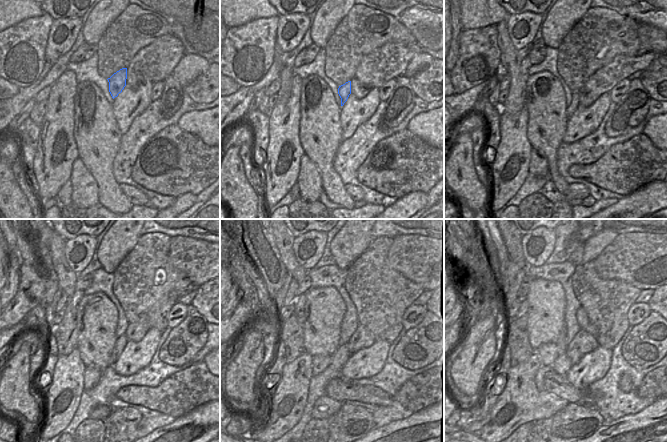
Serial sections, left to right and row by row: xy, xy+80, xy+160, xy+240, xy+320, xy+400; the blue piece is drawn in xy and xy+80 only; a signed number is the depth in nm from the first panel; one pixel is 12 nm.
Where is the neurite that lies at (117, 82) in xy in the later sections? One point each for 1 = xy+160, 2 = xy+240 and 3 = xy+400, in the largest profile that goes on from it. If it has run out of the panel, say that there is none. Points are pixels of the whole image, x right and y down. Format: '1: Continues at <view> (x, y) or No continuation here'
1: Continues at xy+160 (572, 108)
2: Continues at xy+240 (121, 341)
3: Continues at xy+400 (562, 364).

